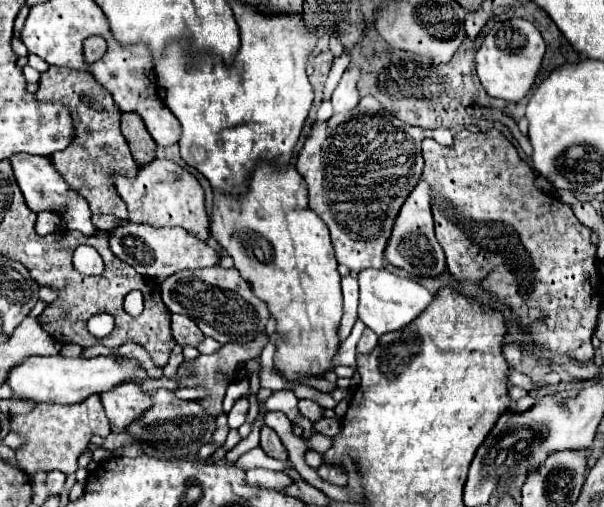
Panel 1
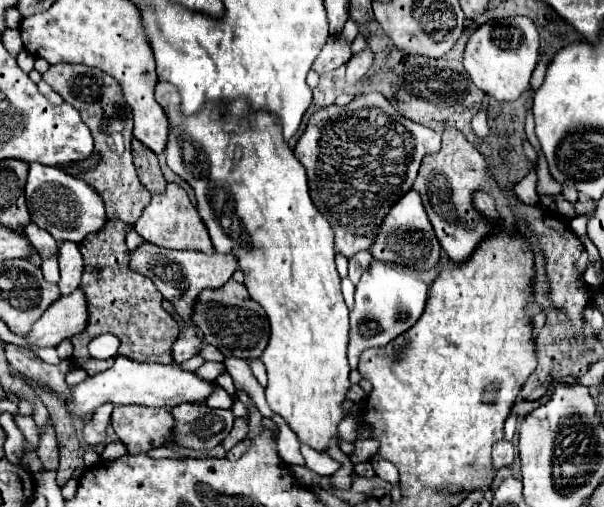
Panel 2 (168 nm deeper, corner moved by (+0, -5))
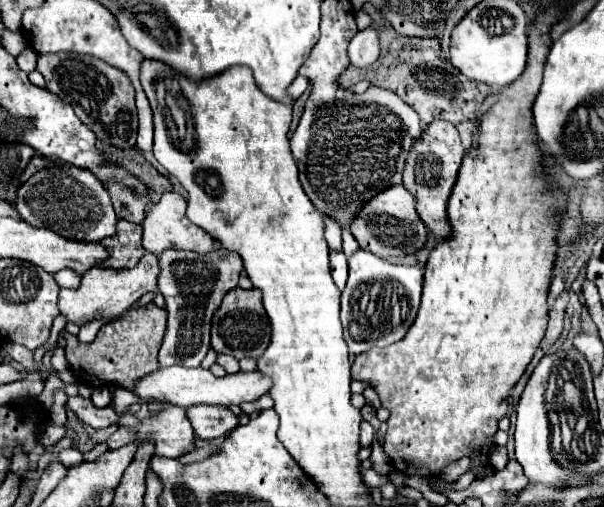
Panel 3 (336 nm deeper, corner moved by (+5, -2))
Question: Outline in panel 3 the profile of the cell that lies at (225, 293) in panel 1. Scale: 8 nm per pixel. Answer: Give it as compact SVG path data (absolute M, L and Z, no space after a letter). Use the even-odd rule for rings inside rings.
M230 289L212 319L212 349L236 359L260 357L270 343L270 321L262 307L262 293L258 289Z

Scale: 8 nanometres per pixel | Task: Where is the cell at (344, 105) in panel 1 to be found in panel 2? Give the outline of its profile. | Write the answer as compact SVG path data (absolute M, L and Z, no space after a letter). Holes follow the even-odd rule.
M371 48L353 54L351 60L347 62L347 82L359 82L365 76L365 72L371 68L371 64L373 64Z

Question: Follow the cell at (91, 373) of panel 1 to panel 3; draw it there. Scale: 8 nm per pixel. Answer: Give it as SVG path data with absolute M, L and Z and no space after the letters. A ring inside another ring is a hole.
M170 365L160 367L152 375L146 375L144 379L136 379L132 393L140 401L166 401L170 405L178 407L192 407L192 405L240 405L244 401L254 401L268 393L270 379L264 377L260 371L252 373L234 373L224 377L214 377L208 369L202 367L182 367L182 365Z

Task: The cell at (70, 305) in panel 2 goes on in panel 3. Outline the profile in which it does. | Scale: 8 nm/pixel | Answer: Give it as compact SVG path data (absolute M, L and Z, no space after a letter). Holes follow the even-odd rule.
M144 253L140 263L128 271L112 271L112 269L90 269L82 275L82 283L78 289L60 289L58 309L70 323L84 325L94 319L114 319L120 317L126 309L130 309L144 293L156 291L158 277L158 259L152 253Z

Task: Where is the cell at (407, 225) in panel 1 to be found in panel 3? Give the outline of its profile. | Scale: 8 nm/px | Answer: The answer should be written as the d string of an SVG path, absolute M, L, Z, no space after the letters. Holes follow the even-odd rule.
M404 185L388 187L386 191L370 199L360 211L360 215L354 219L354 223L350 225L350 231L362 249L382 259L414 255L426 245L428 239L428 229L416 211L416 199L406 191Z

